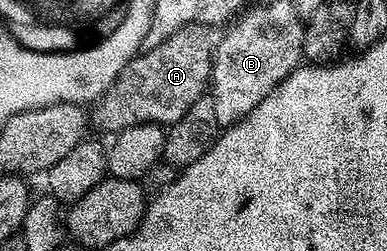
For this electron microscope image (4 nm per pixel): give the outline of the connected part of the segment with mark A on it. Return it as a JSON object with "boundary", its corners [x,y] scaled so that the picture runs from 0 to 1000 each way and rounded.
{"boundary":[[[488,92],[460,108],[455,131],[413,163],[413,179],[375,191],[349,219],[240,414],[230,486],[243,486],[264,522],[302,530],[364,490],[437,498],[465,482],[501,406],[535,375],[548,315],[543,124],[535,96]]]}

